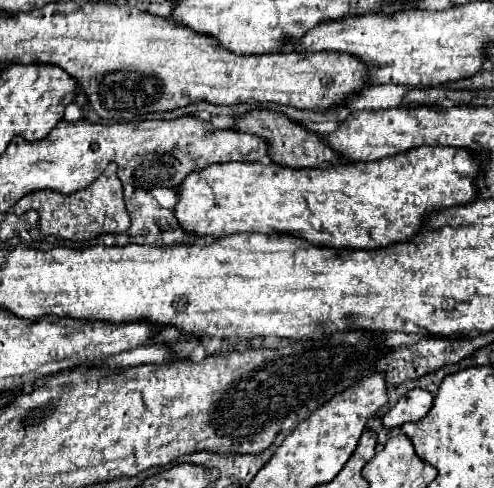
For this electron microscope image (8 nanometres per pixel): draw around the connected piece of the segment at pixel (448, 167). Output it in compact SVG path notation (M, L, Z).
M418 146L412 148L408 152L400 152L398 156L388 156L376 162L346 162L346 164L334 164L330 168L286 168L286 166L278 166L278 164L212 164L210 168L204 168L202 172L192 172L190 176L186 176L186 180L180 184L178 190L178 202L174 206L174 216L180 224L180 228L186 234L194 234L194 236L212 236L212 238L222 238L228 234L236 234L236 232L282 232L282 234L294 234L294 236L302 236L304 240L308 240L310 244L318 244L322 248L384 248L402 240L410 240L410 236L414 236L414 232L418 232L418 228L422 226L422 220L426 214L430 214L432 210L444 210L448 206L460 206L460 204L468 204L476 198L476 188L474 188L474 176L478 172L478 156L464 150L464 148L444 148L444 146Z

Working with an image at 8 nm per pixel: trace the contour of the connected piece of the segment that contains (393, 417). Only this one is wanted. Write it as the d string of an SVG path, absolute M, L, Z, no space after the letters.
M414 388L406 396L402 396L394 408L390 408L382 416L382 424L386 428L400 428L406 422L418 422L430 412L432 402L434 398L430 392Z

